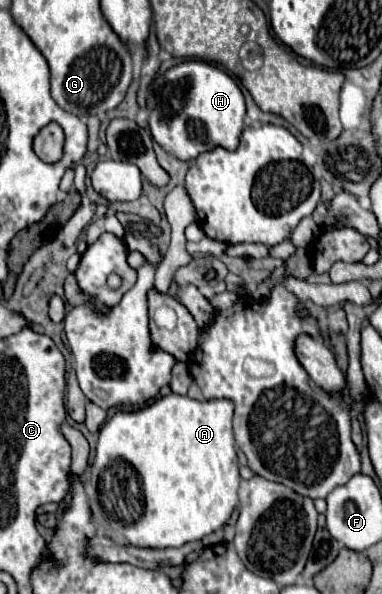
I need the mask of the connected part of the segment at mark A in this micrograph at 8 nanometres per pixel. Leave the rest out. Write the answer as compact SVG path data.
M169 393L165 397L159 397L151 405L143 409L133 409L133 411L117 411L105 425L101 427L99 441L97 441L97 453L95 461L91 465L91 483L97 489L97 499L103 517L107 519L109 527L129 545L137 547L151 547L151 549L167 549L167 547L181 547L189 541L199 541L205 535L221 529L227 519L231 517L233 509L237 507L237 489L239 489L239 463L237 463L237 451L235 451L235 439L233 439L233 429L231 429L231 419L233 419L233 403L229 399L205 399L205 401L195 401L187 395L175 395Z

